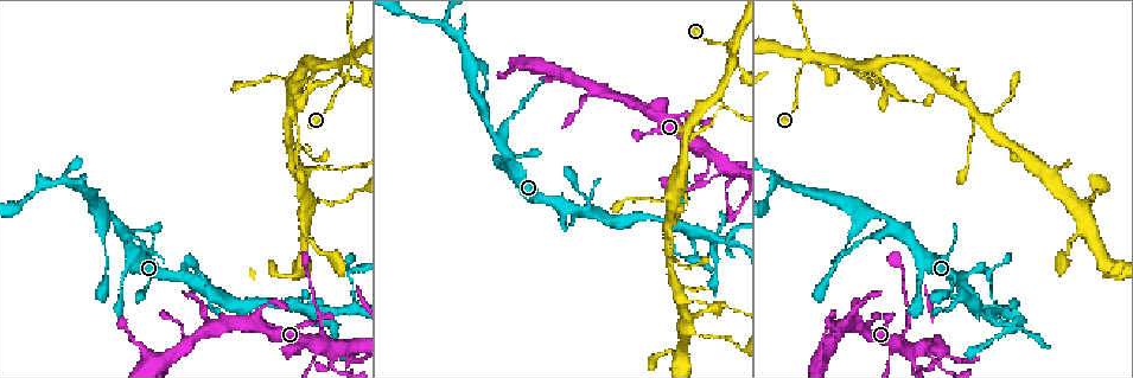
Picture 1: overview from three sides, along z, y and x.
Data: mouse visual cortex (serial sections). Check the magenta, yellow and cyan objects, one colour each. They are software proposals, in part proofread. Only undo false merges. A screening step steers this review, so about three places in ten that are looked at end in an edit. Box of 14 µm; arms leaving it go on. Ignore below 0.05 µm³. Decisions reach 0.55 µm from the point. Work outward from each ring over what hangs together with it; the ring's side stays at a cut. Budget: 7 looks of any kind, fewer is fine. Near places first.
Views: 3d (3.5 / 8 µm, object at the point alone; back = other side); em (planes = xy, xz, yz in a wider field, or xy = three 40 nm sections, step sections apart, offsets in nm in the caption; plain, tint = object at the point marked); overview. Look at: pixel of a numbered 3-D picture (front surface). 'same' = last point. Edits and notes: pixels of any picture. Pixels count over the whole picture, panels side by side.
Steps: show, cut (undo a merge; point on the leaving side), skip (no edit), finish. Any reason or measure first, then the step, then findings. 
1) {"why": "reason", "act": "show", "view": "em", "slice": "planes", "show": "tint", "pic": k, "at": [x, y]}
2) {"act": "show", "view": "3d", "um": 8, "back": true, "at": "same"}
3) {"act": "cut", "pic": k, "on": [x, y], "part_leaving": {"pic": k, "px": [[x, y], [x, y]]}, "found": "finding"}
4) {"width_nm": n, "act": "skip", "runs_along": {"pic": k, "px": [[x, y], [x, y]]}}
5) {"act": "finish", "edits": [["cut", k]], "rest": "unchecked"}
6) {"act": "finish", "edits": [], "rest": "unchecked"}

{"why": "abrupt turn", "act": "show", "view": "3d", "um": 3.5, "pic": 1, "at": [733, 57]}

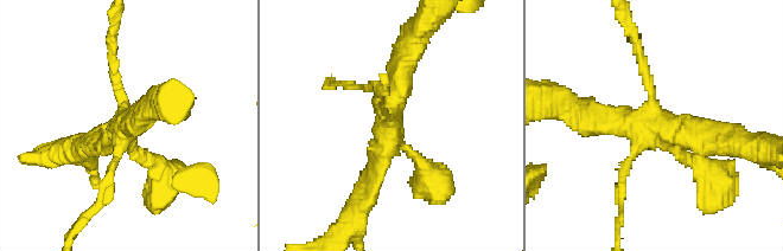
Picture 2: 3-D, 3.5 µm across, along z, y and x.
{"why": "need the tissue", "act": "show", "view": "em", "slice": "xy", "step": 5, "show": "tint", "pic": 2, "at": [651, 126]}

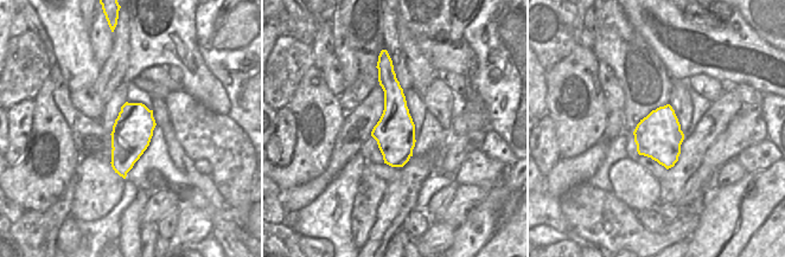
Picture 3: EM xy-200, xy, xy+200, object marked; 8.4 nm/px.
{"width_nm": 340, "act": "skip", "runs_along": {"pic": 2, "px": [[618, 193], [653, 128], [721, 142]]}, "found": "one cell here"}

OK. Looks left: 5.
{"act": "show", "view": "3d", "um": 3.5, "pic": 1, "at": [855, 236]}

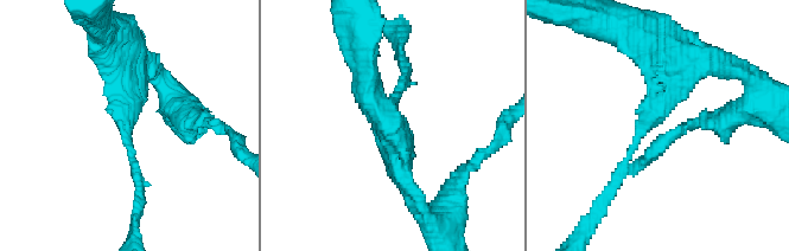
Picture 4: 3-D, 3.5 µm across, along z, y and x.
{"arm_widths_nm": [150, 400], "act": "show", "view": "em", "slice": "xy", "step": 5, "show": "tint", "pic": 4, "at": [653, 116]}

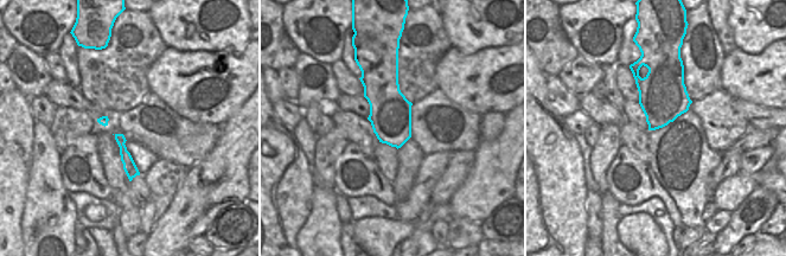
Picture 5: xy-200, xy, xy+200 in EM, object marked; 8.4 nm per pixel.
{"width_nm": 360, "act": "skip", "runs_along": {"pic": 4, "px": [[700, 63], [682, 63], [612, 187]]}, "found": "continuous, no second cell"}

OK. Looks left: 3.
{"why": "arms part here", "act": "show", "view": "3d", "um": 3.5, "pic": 1, "at": [674, 229]}

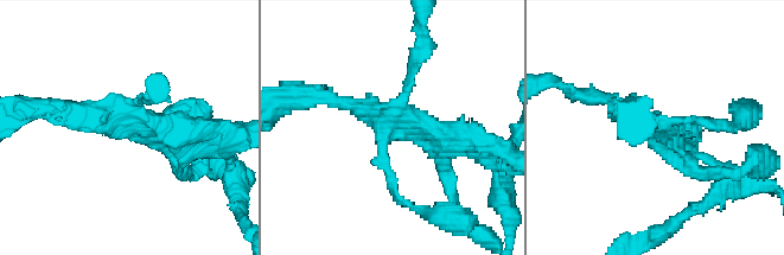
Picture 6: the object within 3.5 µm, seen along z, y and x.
{"why": "shape alone is not enough", "act": "show", "view": "em", "slice": "planes", "show": "tint", "pic": 6, "at": [118, 124]}

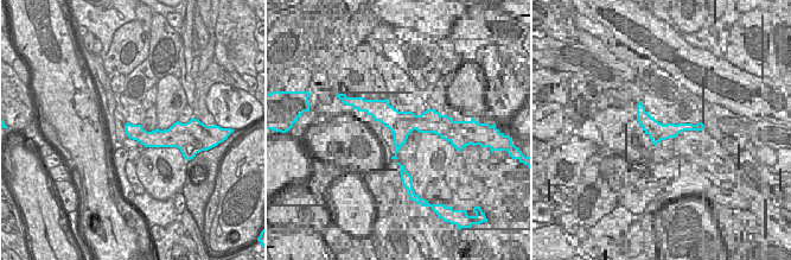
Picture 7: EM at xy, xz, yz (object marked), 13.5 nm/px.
{"act": "show", "view": "em", "slice": "xy", "step": 3, "show": "tint", "at": "same"}

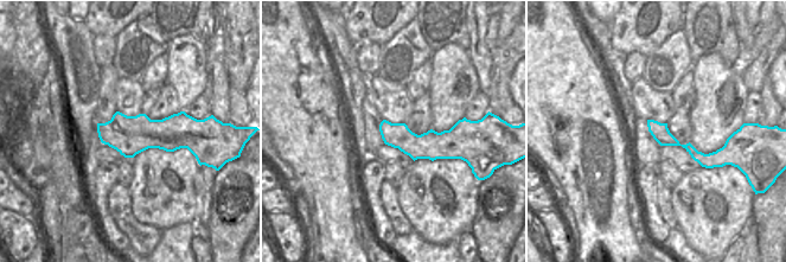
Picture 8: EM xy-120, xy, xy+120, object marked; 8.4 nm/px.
{"act": "skip", "runs_along": {"pic": 8, "px": [[382, 127], [408, 142], [455, 142]]}, "found": "continuous, no second cell"}

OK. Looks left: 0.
{"act": "finish", "edits": [], "rest": "unchecked"}

